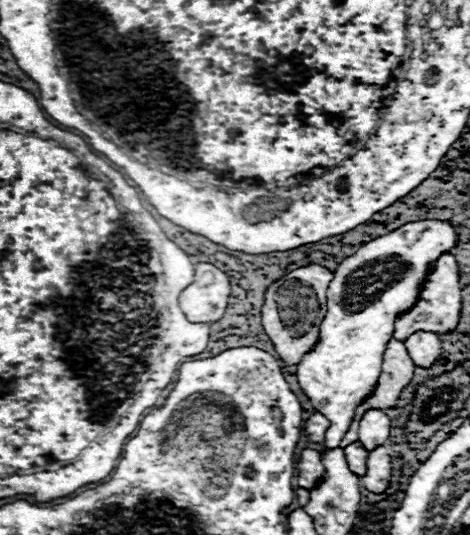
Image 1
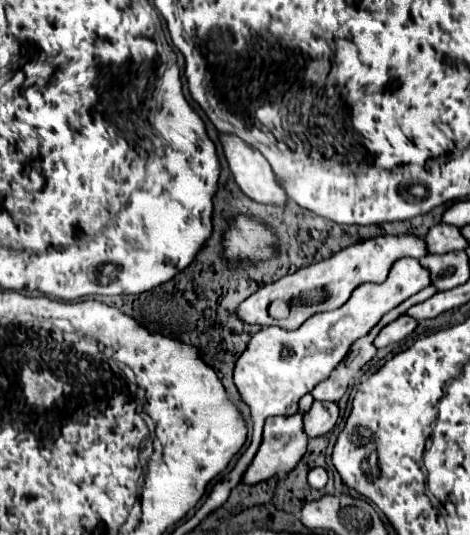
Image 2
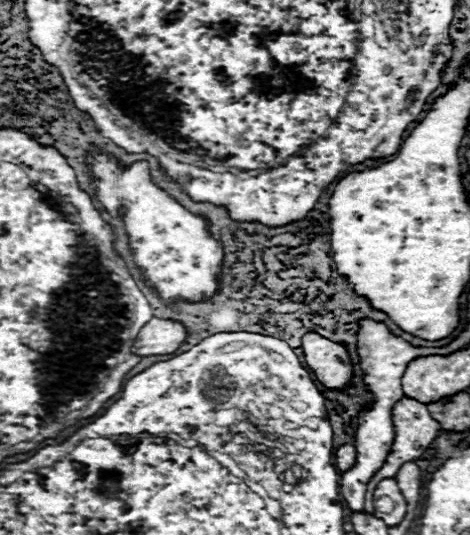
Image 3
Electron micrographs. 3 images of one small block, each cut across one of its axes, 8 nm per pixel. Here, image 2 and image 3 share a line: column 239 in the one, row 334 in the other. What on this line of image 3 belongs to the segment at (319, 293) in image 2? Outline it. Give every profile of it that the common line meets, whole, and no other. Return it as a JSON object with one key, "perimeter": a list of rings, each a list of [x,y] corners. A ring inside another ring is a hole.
{"perimeter":[[[310,332],[302,340],[302,348],[308,368],[322,386],[328,390],[344,390],[352,382],[352,360],[342,344]]]}

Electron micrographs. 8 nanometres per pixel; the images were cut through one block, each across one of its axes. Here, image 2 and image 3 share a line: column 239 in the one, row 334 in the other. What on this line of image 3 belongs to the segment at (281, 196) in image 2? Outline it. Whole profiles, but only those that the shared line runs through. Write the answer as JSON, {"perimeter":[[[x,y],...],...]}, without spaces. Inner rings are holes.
{"perimeter":[[[152,318],[134,340],[134,354],[156,356],[156,354],[172,354],[184,342],[186,328],[174,320]]]}

